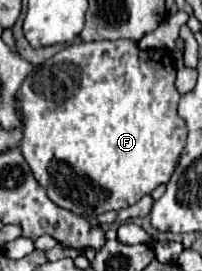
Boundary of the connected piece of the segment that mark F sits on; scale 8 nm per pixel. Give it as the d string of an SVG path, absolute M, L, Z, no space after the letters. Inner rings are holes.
M92 41L92 43L80 43L80 45L70 45L46 63L38 65L32 73L24 79L22 83L22 113L24 113L24 145L20 145L20 151L34 171L36 181L46 189L48 197L68 209L74 211L76 215L86 215L86 217L96 217L106 211L118 211L124 207L134 205L140 201L144 195L152 193L160 183L166 183L170 175L174 173L174 167L178 163L178 157L186 145L186 125L184 119L178 117L176 105L180 101L180 93L174 87L174 61L170 51L160 49L160 51L142 51L134 41Z

